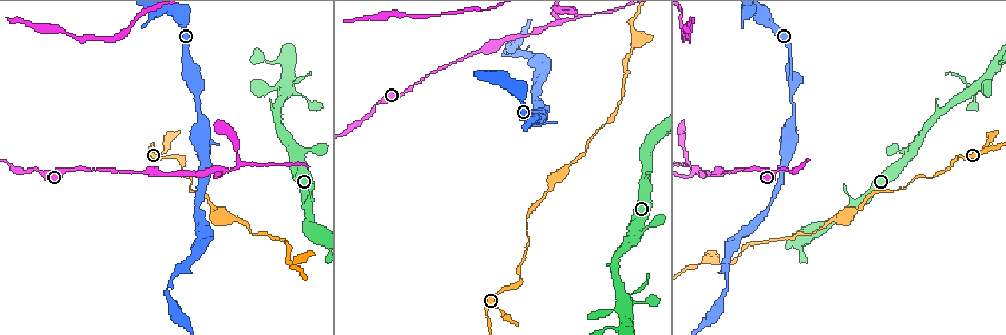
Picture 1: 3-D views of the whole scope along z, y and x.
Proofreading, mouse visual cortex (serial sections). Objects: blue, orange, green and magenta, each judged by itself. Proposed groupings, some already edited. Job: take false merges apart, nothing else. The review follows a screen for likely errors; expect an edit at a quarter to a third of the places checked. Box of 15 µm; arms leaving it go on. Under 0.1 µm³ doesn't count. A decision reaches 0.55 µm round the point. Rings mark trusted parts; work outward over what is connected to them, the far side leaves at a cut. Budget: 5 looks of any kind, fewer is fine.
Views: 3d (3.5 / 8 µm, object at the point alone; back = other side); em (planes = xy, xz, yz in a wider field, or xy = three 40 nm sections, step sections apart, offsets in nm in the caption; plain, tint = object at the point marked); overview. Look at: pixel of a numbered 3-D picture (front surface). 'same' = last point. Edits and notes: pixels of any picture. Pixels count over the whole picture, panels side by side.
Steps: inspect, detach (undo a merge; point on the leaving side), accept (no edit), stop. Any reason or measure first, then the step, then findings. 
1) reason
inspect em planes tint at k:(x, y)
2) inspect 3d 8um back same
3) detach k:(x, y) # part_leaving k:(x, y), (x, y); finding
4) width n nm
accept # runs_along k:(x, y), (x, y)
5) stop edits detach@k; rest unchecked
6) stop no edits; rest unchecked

abrupt turn
inspect 3d 3.5um at 1:(690, 166)

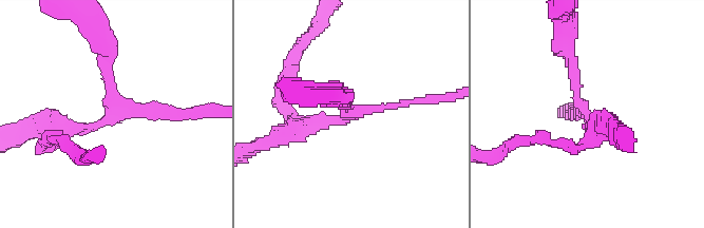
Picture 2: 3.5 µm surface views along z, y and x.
shape alone is not enough
inspect em xy step 2 tint at 2:(113, 108)

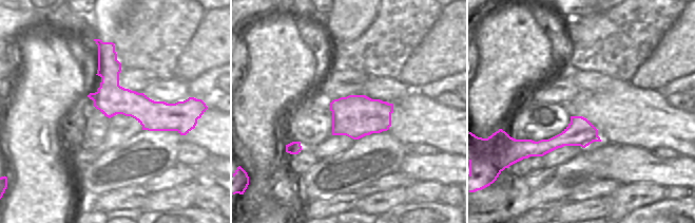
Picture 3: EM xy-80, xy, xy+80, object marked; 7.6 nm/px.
arms 3; arm_widths 100, 150, 250 nm
accept # runs_along 3:(100, 44), (129, 103), (181, 122); continuous, no second cell

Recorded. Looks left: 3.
narrows sharply
inspect 3d 3.5um at 1:(294, 265)

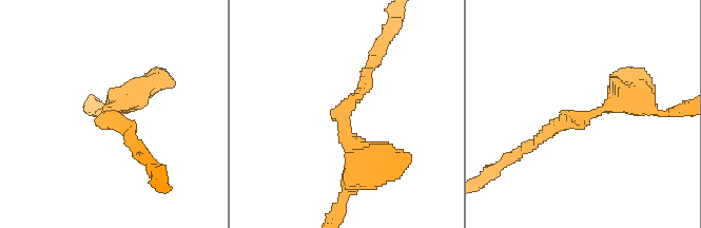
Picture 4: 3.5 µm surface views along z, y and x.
arm_widths 150, 350 nm; now the EM
inspect em xy step 2 plain at 4:(347, 130)

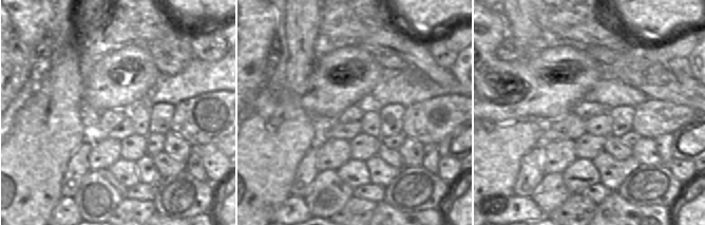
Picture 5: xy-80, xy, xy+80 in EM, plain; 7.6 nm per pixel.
inspect em xy step 2 tint same

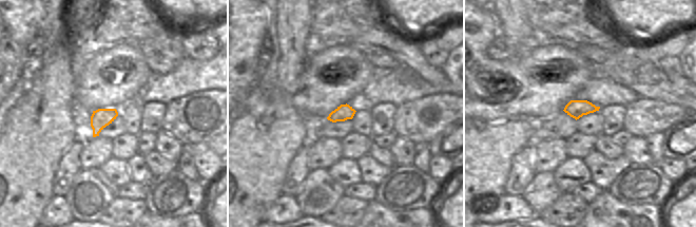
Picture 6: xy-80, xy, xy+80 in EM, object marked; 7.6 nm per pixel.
width 120 nm
accept # runs_along 4:(348, 191), (358, 155), (342, 115), (368, 80); one cell here

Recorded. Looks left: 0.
stop no edits; rest unchecked

